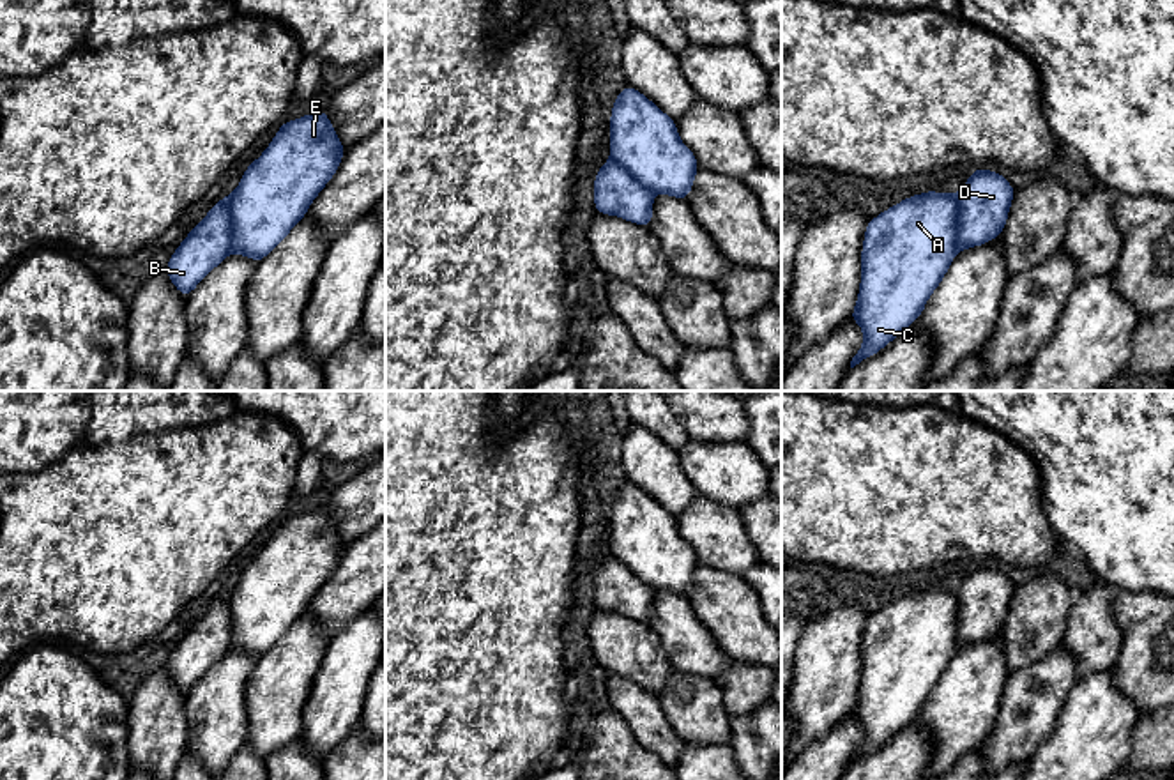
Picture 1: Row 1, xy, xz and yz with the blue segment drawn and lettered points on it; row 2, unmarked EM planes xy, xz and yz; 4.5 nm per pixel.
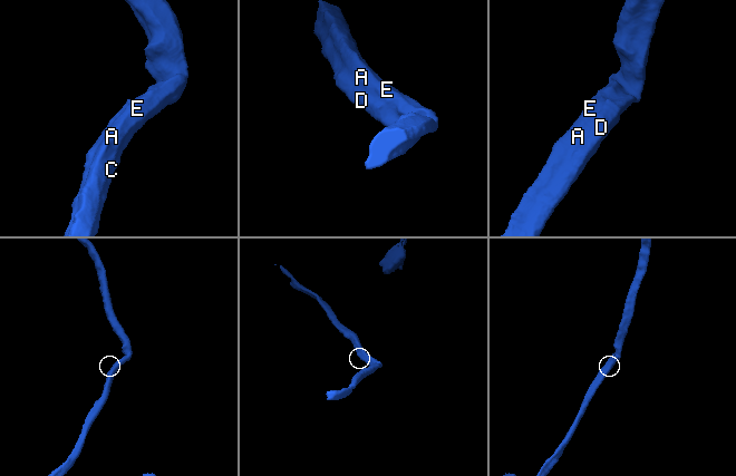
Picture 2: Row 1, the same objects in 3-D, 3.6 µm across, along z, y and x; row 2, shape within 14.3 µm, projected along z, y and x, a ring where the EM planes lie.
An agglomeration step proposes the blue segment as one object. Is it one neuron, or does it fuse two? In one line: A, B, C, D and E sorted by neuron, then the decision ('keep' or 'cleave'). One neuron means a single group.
groups A C E / B D; cleave

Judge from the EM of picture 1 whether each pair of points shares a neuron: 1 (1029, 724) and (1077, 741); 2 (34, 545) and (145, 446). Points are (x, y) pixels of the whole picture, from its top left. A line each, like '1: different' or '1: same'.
1: different
2: same

